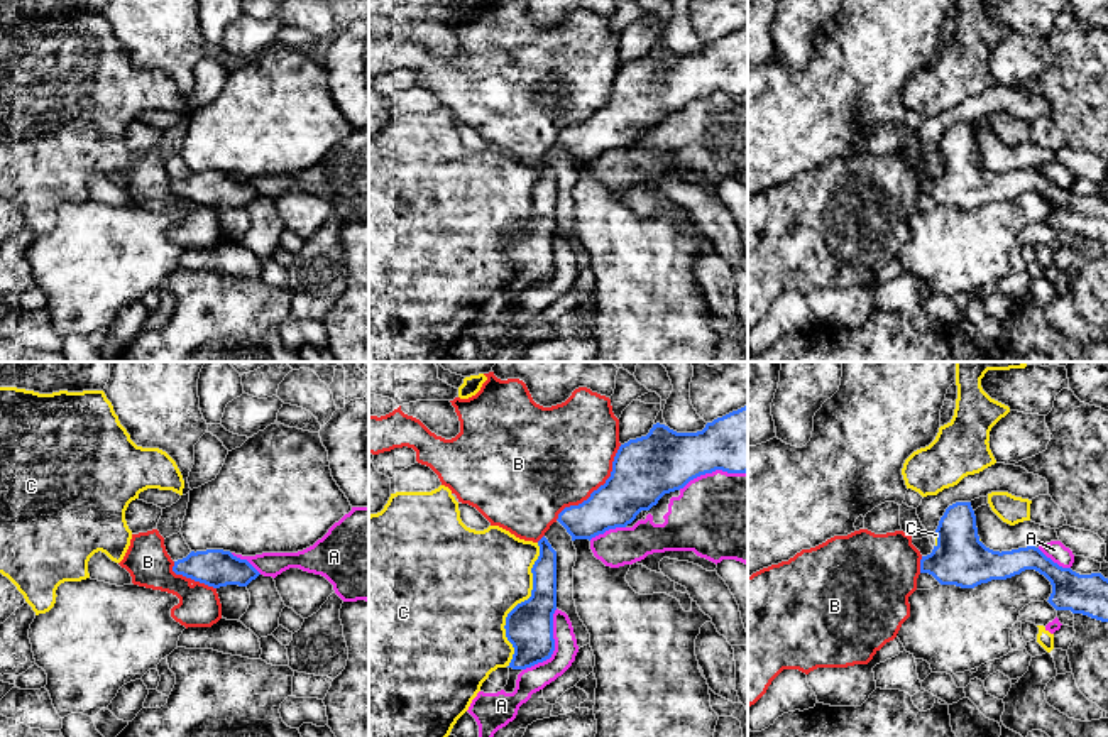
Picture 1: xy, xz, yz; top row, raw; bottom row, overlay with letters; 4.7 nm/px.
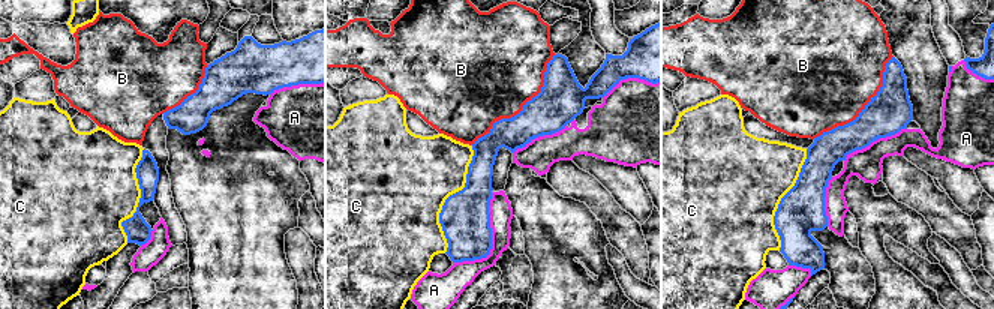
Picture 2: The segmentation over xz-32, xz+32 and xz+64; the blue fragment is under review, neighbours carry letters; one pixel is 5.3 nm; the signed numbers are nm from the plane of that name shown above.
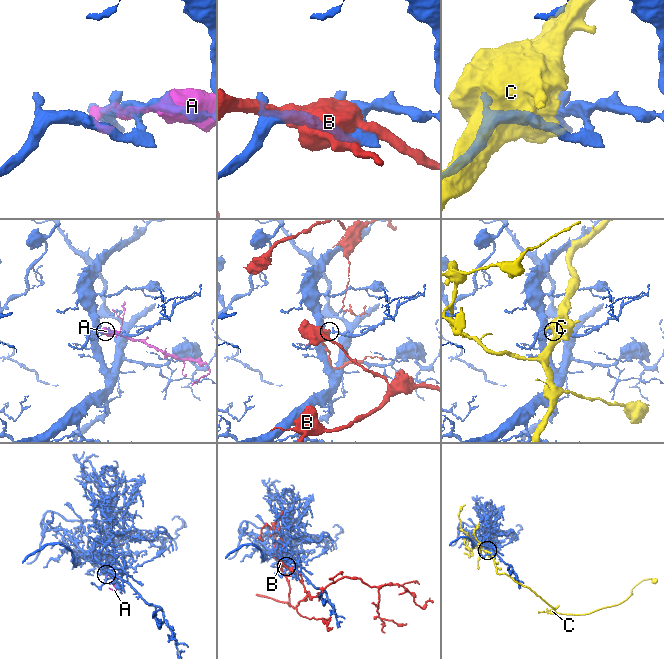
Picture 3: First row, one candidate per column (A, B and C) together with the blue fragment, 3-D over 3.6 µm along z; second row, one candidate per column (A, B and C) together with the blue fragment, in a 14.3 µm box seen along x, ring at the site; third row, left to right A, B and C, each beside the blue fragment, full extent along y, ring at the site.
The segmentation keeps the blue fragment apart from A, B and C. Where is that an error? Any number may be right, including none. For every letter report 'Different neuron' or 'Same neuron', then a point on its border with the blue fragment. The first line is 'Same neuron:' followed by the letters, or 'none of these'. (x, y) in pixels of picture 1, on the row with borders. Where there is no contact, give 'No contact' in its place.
Same neuron: none of these
A: Different neuron. Touches blue at xz (554, 646)
B: Different neuron. Touches blue at xz (599, 487)
C: Different neuron. Touches blue at xz (518, 604)

